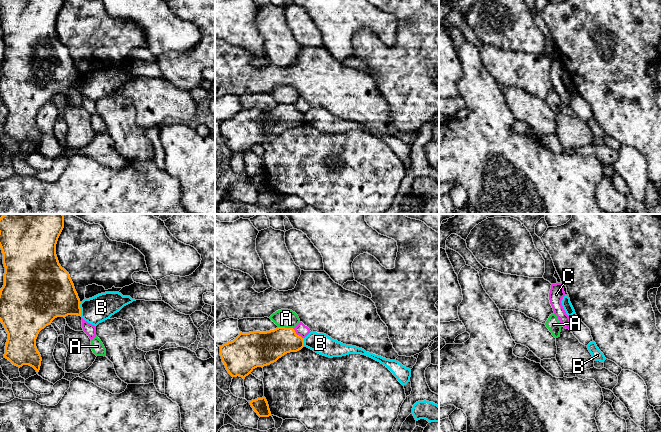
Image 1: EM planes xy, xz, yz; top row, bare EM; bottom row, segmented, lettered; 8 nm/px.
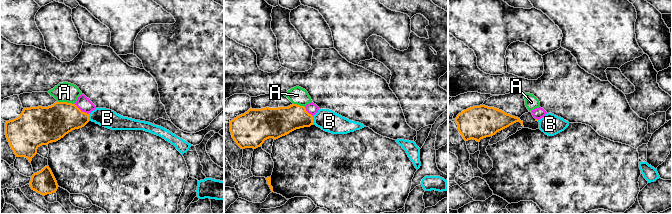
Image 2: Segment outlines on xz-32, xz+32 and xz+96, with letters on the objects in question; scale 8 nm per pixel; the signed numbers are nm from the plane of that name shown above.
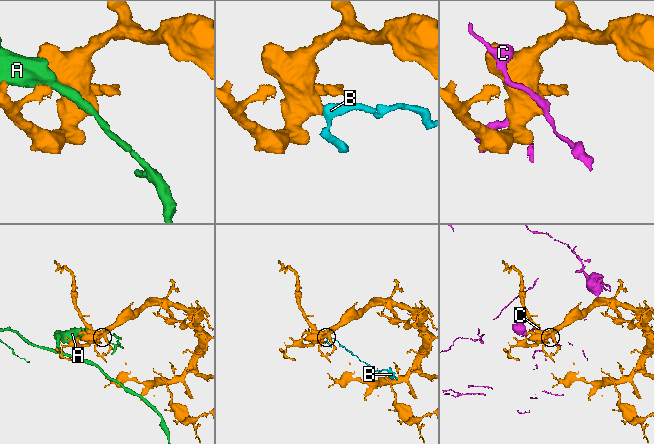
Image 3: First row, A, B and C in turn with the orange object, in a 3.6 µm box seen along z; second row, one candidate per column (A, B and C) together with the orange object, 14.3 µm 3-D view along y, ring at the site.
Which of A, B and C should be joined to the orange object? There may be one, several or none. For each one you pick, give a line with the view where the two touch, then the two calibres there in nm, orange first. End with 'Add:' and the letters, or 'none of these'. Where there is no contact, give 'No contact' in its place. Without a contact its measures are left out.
Add: none of these

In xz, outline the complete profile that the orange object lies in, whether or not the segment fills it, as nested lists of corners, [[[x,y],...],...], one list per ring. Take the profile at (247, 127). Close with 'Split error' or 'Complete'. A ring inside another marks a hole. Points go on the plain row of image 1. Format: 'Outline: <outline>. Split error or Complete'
Outline: [[[278,103],[266,108],[240,108],[233,117],[220,122],[220,132],[226,146],[232,153],[239,152],[245,155],[255,144],[270,141],[285,130],[297,128],[303,123],[304,114],[297,111],[293,104]]]. Complete

